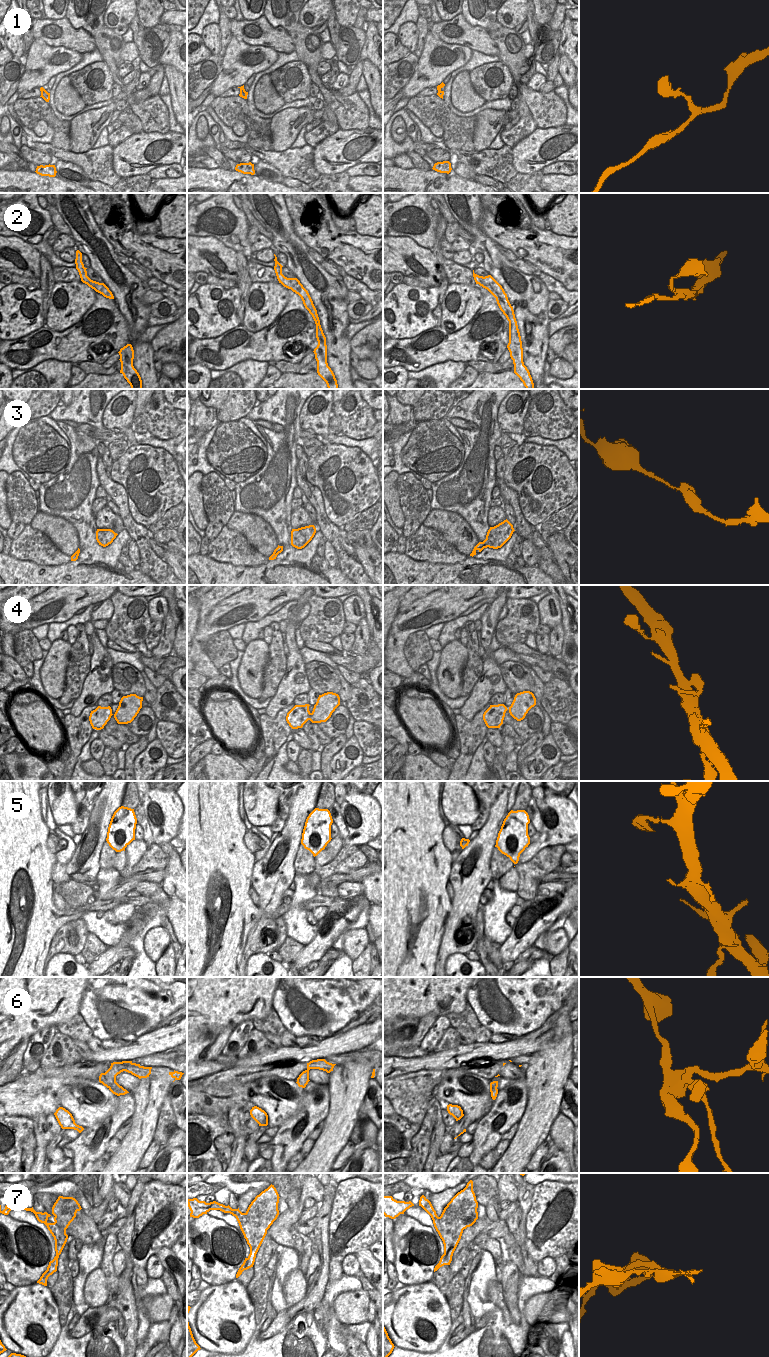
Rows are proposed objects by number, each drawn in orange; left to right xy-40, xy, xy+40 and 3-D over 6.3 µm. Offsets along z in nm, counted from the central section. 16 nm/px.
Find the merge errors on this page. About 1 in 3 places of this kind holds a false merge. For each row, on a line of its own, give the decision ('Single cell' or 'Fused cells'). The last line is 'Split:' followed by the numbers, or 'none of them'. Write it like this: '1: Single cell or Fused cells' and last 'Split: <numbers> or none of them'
1: Single cell
2: Fused cells
3: Single cell
4: Single cell
5: Single cell
6: Fused cells
7: Fused cells
Split: 2, 6, 7

